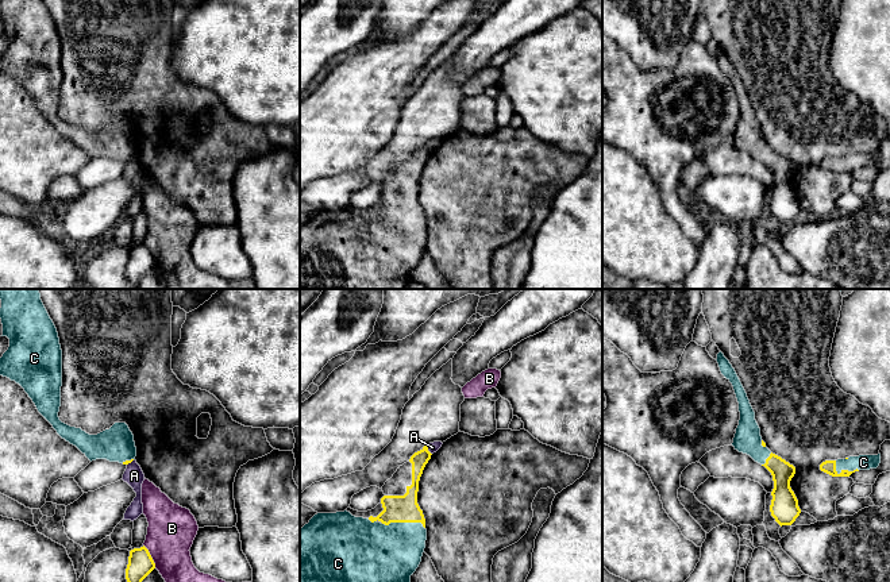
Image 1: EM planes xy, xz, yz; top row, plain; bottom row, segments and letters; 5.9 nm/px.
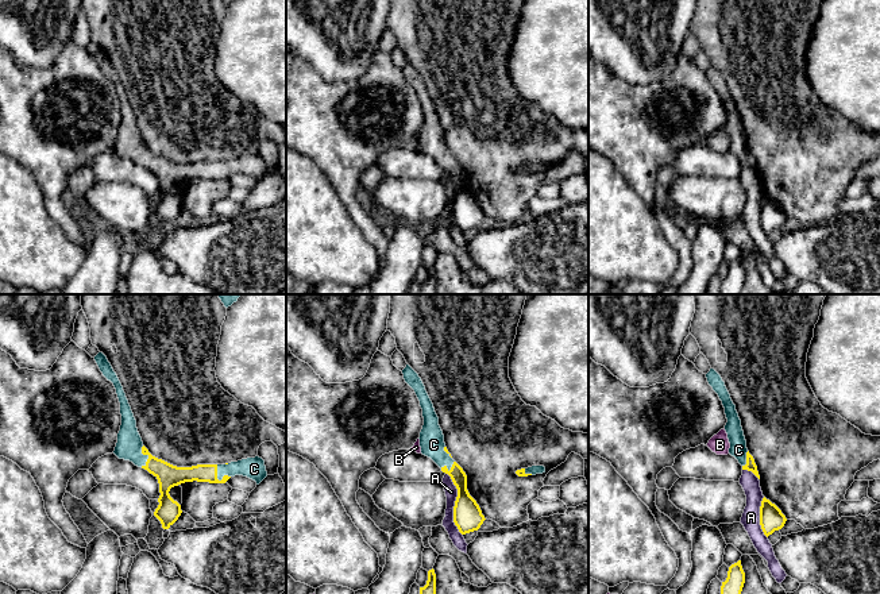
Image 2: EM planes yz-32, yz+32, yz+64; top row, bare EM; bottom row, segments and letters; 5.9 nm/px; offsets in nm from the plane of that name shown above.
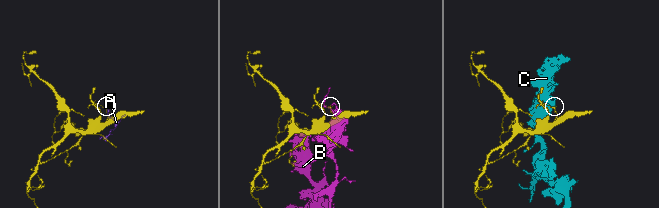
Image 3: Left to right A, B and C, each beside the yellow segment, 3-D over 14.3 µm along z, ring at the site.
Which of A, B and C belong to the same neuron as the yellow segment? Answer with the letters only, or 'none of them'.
C

